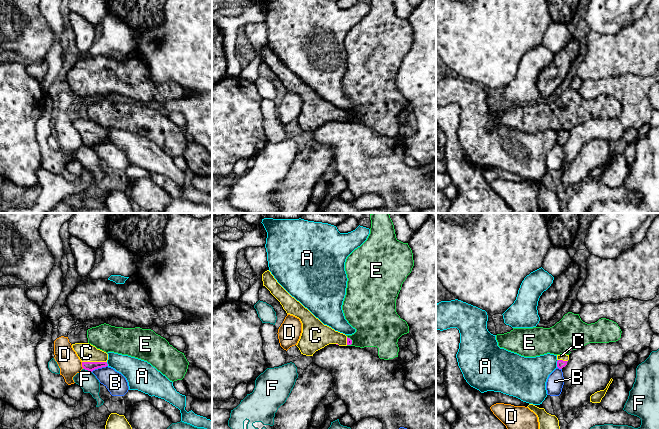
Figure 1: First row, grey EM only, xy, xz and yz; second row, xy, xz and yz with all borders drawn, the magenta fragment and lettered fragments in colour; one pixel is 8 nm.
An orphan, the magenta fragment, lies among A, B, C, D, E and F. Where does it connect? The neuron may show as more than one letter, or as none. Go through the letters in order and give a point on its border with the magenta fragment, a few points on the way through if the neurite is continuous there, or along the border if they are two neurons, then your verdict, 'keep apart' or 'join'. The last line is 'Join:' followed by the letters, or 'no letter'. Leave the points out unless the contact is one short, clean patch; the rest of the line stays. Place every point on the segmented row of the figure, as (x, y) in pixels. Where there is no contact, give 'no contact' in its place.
A: meets magenta in yz at (557, 364); keep apart
B: meets magenta in xy at (99, 367); keep apart
C: meets magenta in xy at (94, 362); join
D: meets magenta in xy at (82, 365); border along xy (81, 362), (83, 368); keep apart
E: meets magenta in xz at (351, 341); keep apart
F: meets magenta in xy at (87, 369); border along xy (83, 368), (91, 372); keep apart
Join: C

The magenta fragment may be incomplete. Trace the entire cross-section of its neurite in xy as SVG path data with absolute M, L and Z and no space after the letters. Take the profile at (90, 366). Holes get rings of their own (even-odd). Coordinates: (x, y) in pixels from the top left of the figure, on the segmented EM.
M89 343L72 344L73 350L82 362L85 370L93 371L98 368L108 366L108 354Z

